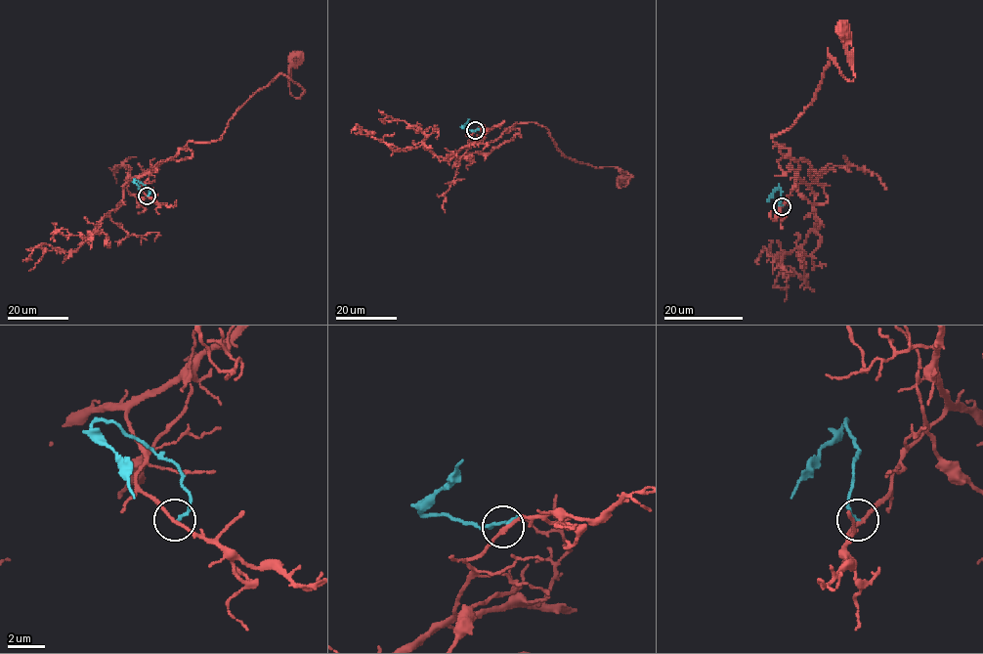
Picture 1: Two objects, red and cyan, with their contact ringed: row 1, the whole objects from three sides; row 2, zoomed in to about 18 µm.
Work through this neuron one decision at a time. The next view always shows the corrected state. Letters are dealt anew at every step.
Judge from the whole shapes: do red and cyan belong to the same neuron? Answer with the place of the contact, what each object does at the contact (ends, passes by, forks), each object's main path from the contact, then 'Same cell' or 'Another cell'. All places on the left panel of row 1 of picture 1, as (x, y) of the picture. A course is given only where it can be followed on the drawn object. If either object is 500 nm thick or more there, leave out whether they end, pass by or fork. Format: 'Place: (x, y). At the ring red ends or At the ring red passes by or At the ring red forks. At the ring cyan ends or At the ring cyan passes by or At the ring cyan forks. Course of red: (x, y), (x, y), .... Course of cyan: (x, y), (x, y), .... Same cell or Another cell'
Place: (147, 196). At the ring red passes by. At the ring cyan ends. Course of red: (148, 196), (140, 178), (190, 141), (218, 141), (279, 74), (302, 88), (298, 99), (289, 81), (295, 57). Course of cyan: (148, 196), (149, 188), (134, 180), (141, 193). Same cell

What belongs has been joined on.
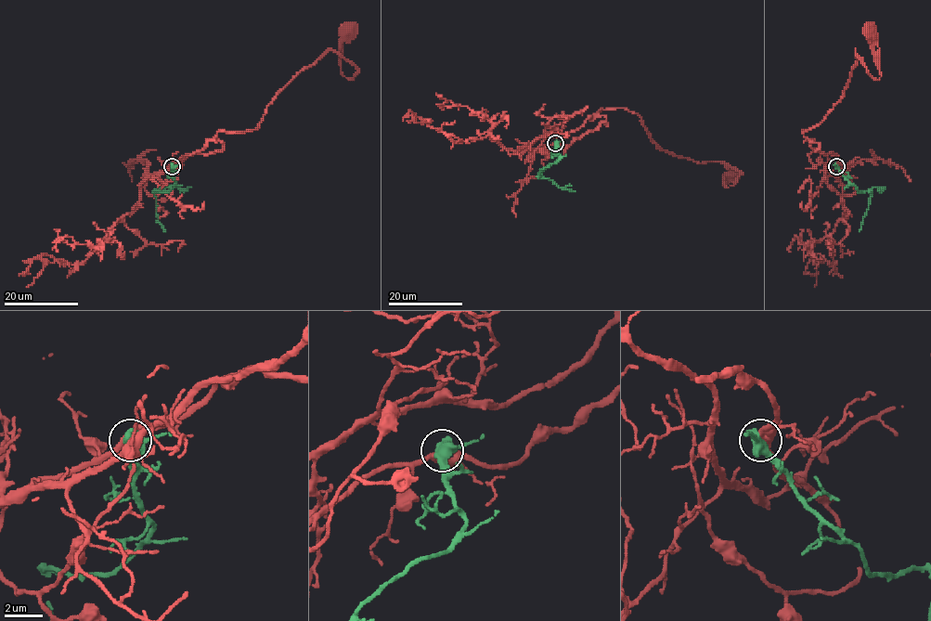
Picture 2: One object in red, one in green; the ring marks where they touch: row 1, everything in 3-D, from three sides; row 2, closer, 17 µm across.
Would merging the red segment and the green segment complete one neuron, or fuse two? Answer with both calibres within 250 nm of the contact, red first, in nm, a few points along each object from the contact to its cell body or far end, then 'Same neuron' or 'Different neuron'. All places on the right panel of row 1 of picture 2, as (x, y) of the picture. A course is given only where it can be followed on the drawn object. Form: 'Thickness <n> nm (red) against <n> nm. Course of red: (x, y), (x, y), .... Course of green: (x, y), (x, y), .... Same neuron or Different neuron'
Thickness 460 nm (red) against 550 nm. Course of red: (836, 165), (833, 152), (816, 150), (801, 132), (842, 96), (856, 50), (869, 73), (881, 76), (869, 30). Course of green: (836, 166), (858, 191), (871, 194), (859, 231). Different neuron

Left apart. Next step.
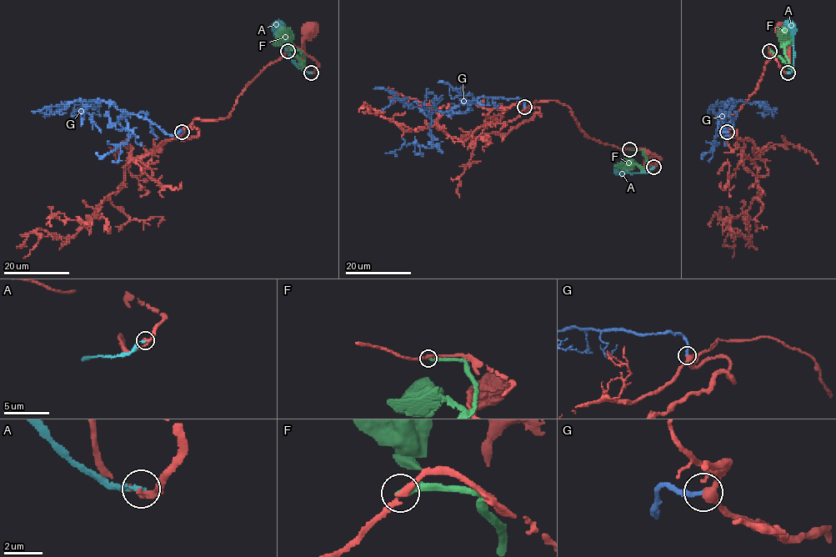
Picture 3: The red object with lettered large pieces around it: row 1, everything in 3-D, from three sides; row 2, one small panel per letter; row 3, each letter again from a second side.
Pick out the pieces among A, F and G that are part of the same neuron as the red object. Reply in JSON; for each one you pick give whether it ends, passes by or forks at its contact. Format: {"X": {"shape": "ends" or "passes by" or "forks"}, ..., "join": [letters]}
{"G": {"shape": "ends"}, "join": ["G"]}

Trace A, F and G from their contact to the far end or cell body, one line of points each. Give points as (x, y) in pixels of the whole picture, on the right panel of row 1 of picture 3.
A: (787, 72), (792, 71), (793, 58), (792, 25), (787, 21)
F: (770, 51), (788, 65), (781, 27)
G: (727, 132), (719, 132), (719, 136), (717, 117), (732, 100), (763, 102), (768, 107), (764, 102), (773, 117)

